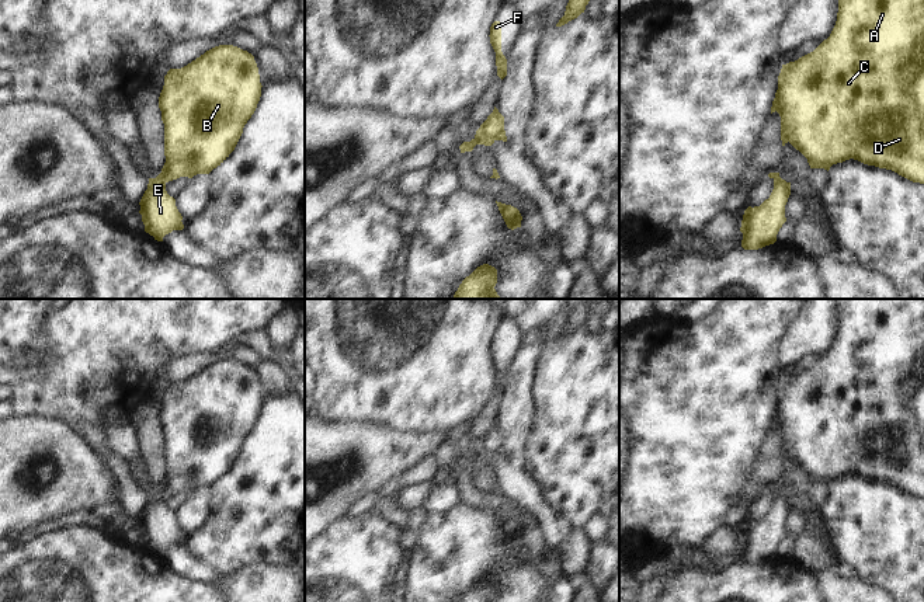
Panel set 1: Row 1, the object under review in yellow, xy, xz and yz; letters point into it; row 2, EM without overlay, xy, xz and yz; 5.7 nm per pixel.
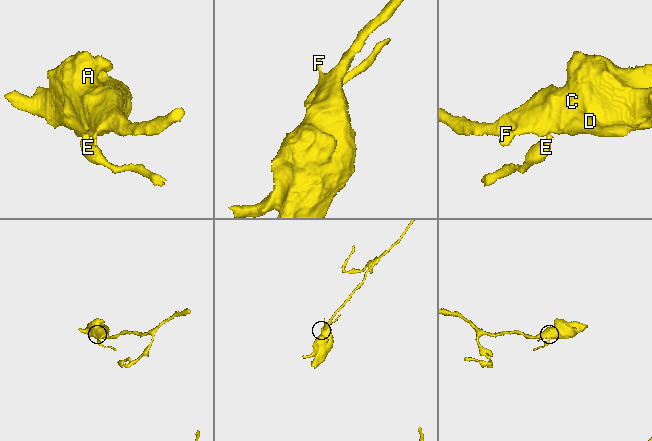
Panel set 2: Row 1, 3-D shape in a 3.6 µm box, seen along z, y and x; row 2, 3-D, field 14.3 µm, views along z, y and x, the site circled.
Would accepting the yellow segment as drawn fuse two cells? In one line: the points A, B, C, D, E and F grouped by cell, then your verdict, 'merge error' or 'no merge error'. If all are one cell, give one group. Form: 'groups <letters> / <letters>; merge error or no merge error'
groups A B C D F / E; merge error

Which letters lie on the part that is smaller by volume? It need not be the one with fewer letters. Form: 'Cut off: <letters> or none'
Cut off: E

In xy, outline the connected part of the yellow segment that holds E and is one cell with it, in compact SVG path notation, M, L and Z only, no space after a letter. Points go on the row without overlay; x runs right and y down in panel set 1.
M161 491L149 493L147 504L139 519L145 546L154 554L163 556L163 551L173 544L184 543L176 514L167 508L166 495Z

